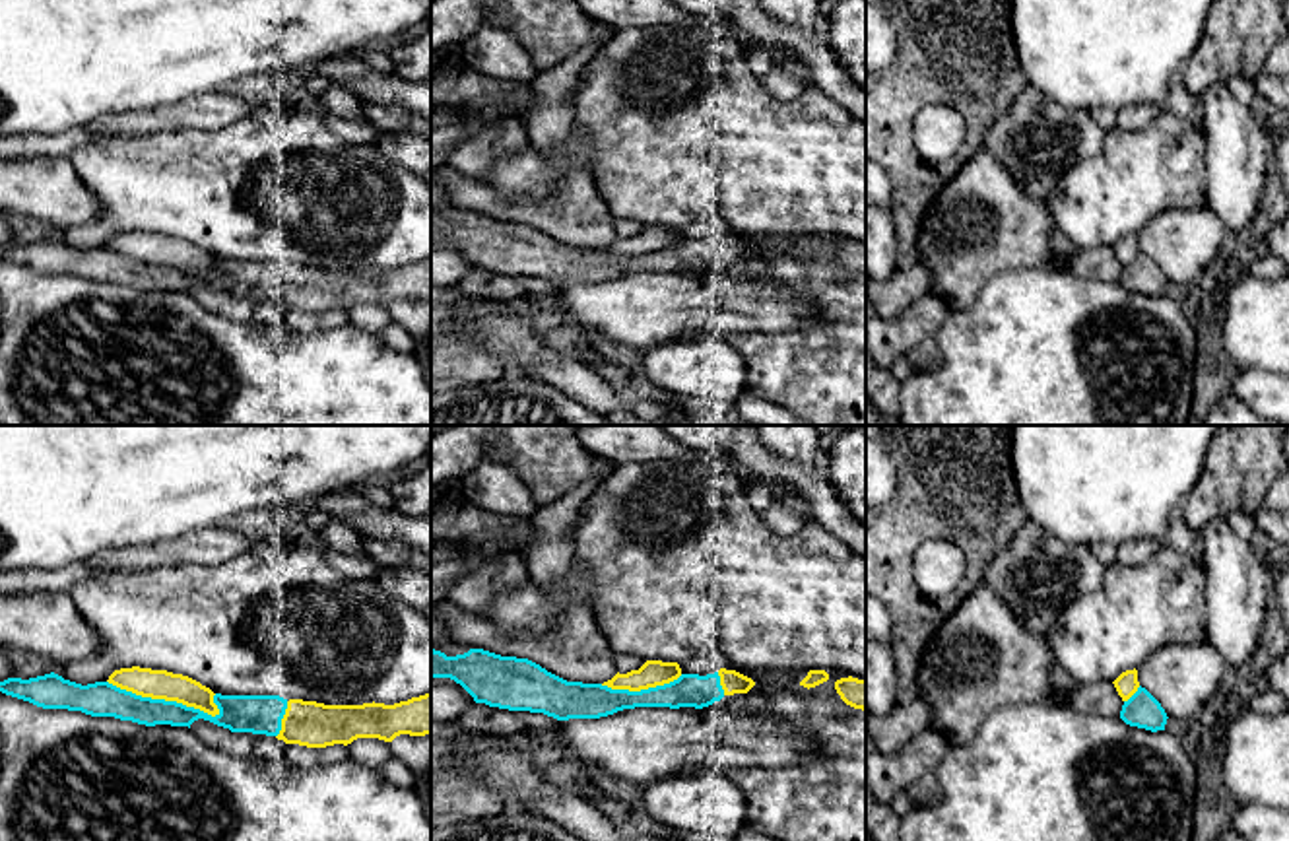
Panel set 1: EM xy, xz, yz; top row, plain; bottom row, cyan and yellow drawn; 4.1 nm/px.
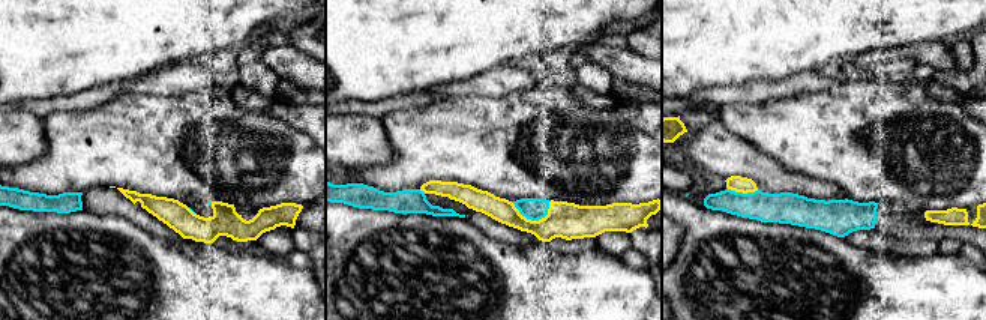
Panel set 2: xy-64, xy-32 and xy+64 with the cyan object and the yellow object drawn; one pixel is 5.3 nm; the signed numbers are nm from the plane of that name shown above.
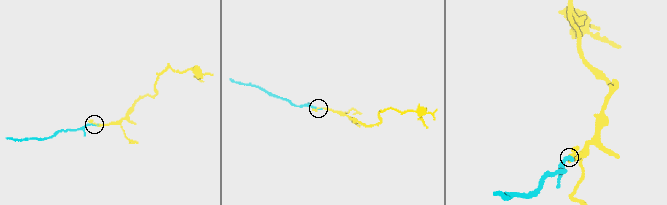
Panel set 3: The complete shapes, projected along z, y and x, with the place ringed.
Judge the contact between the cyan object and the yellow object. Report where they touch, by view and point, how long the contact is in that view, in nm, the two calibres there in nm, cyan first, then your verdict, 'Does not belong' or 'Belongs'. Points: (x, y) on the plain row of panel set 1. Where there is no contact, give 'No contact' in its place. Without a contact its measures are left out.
Touches cyan at xy (164, 265). Shared border 500 nm. Thickness 140 nm (cyan) against 130 nm. Belongs

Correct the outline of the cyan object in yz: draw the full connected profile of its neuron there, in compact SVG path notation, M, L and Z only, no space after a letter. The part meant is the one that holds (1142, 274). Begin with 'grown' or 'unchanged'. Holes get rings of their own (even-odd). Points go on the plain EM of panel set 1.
grown; M1136 233L1122 237L1112 249L1124 266L1120 284L1126 289L1151 297L1165 295L1169 282L1161 268L1140 251Z

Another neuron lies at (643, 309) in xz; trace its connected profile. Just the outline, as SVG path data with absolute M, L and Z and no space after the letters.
M732 268L703 274L635 272L600 284L559 286L559 295L584 328L641 350L681 342L695 332L784 332L819 322L811 299L773 282L753 282Z

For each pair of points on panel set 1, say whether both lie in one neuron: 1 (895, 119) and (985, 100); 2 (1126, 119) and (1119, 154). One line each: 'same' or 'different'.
1: same
2: different

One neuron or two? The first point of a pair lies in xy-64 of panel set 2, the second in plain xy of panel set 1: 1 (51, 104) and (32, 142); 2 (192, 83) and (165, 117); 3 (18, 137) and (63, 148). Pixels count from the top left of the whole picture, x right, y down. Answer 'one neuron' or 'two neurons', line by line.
1: one neuron
2: one neuron
3: two neurons

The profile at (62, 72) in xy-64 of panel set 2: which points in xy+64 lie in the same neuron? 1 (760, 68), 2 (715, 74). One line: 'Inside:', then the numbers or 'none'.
Inside: 1, 2

